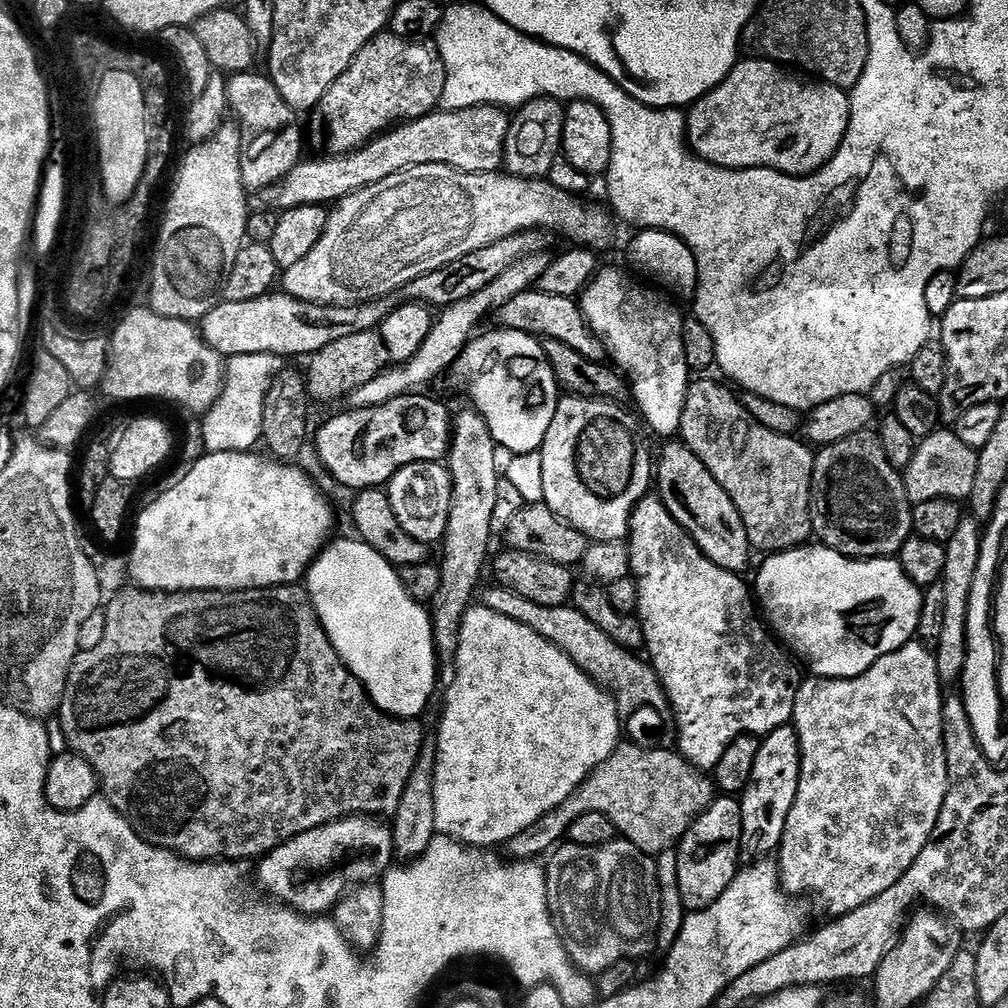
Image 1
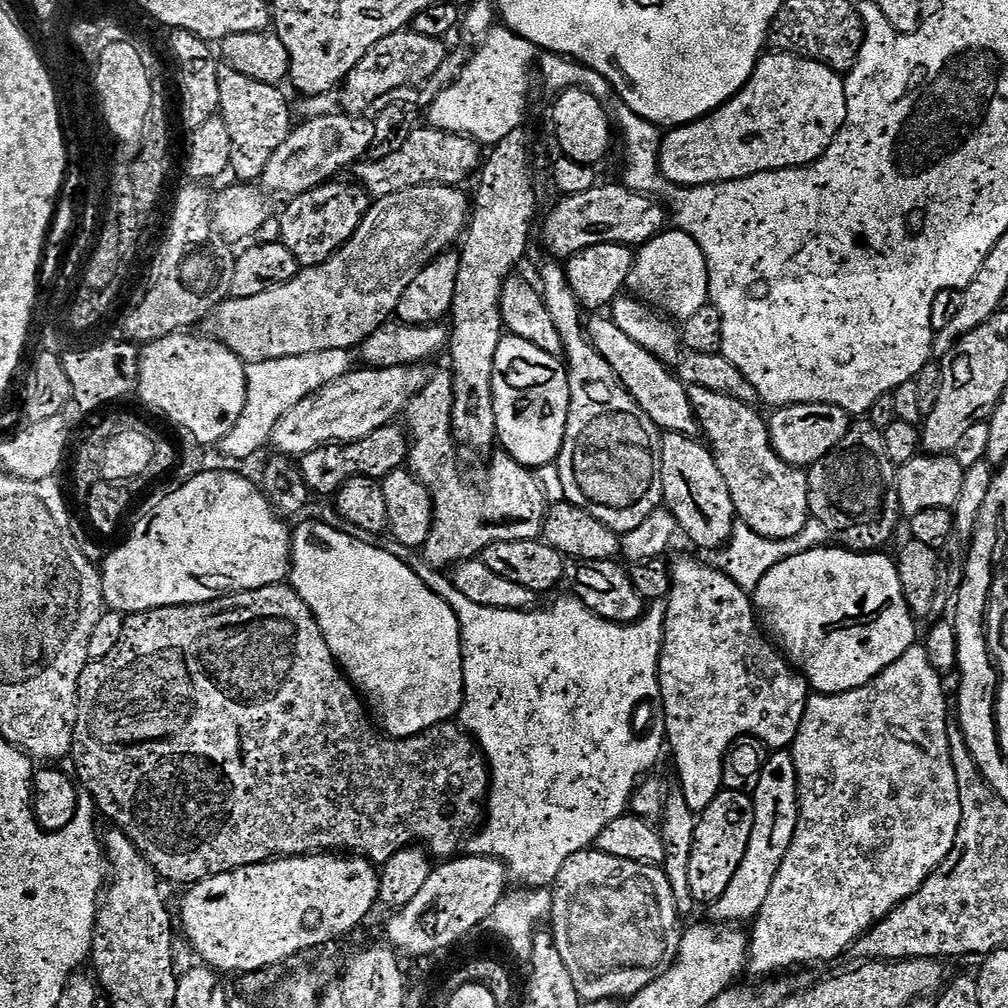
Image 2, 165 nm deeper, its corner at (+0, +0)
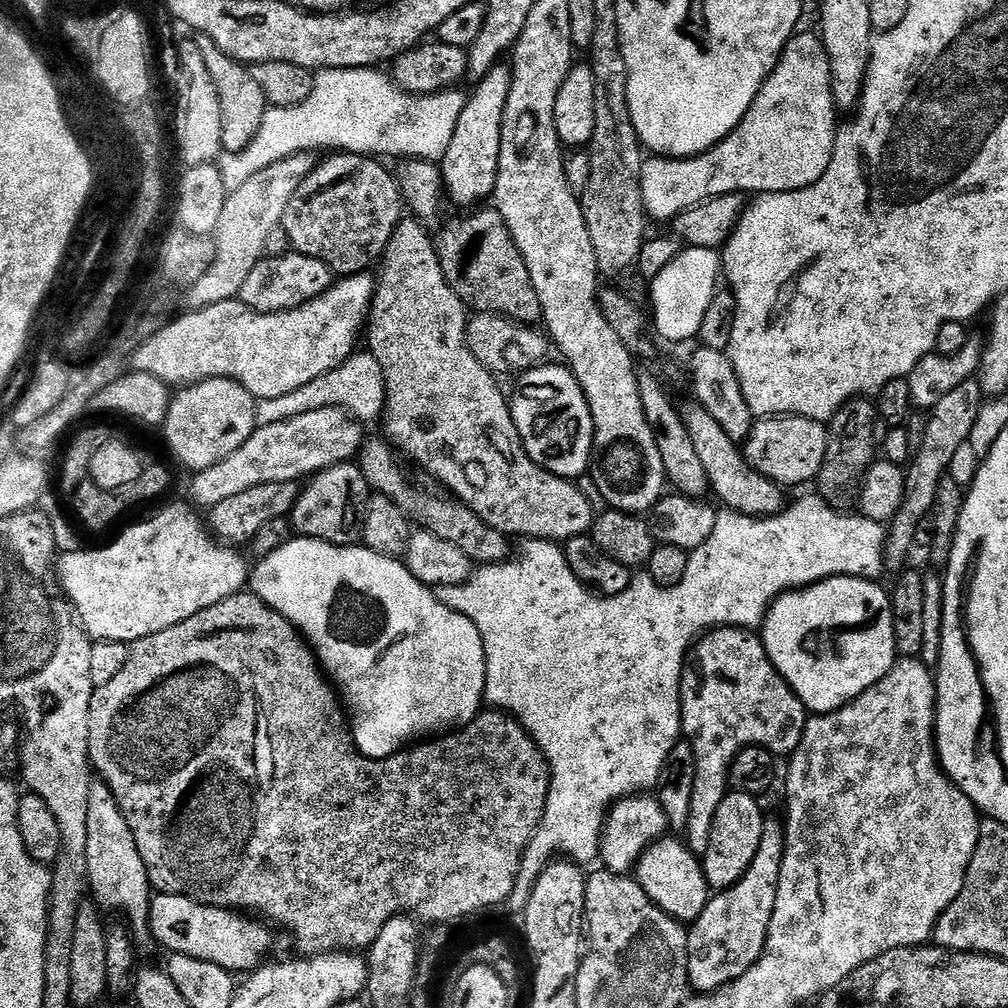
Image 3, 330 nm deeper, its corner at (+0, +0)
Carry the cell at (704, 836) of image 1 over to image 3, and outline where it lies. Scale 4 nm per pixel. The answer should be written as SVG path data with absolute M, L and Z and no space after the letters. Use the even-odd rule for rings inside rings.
M732 790L724 797L722 806L718 806L718 814L714 818L710 834L710 846L702 854L709 889L733 888L744 877L746 870L750 870L754 854L758 854L758 846L762 846L766 823L766 815L764 816L763 810L760 809L760 803L755 796Z

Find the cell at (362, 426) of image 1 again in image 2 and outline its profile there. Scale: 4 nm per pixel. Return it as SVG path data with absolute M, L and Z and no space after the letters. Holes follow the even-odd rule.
M391 423L352 444L328 444L324 448L299 457L300 472L308 483L309 489L315 495L318 493L331 497L340 491L340 487L346 481L355 476L383 478L397 471L408 459L410 440L403 427L396 427L395 423Z

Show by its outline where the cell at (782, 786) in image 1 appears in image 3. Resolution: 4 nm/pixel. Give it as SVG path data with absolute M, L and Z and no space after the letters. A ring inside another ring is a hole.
M769 819L764 825L762 846L758 846L758 854L754 854L754 862L750 866L750 870L746 870L744 877L733 888L717 891L709 899L706 910L691 925L688 933L688 979L691 987L697 993L717 992L719 988L725 988L728 984L734 983L738 978L742 978L763 956L780 889L785 843L785 825L781 821L779 824L778 821Z

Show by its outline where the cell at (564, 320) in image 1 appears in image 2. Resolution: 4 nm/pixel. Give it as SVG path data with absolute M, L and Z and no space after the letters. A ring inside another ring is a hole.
M596 314L586 324L586 335L595 344L596 349L610 362L614 374L626 386L626 390L638 402L638 406L656 423L657 428L664 432L677 432L693 438L701 435L700 419L696 416L694 406L688 397L688 385L680 381L679 376L669 365L664 364L650 350L638 346L634 338L629 338L611 318L604 314Z

